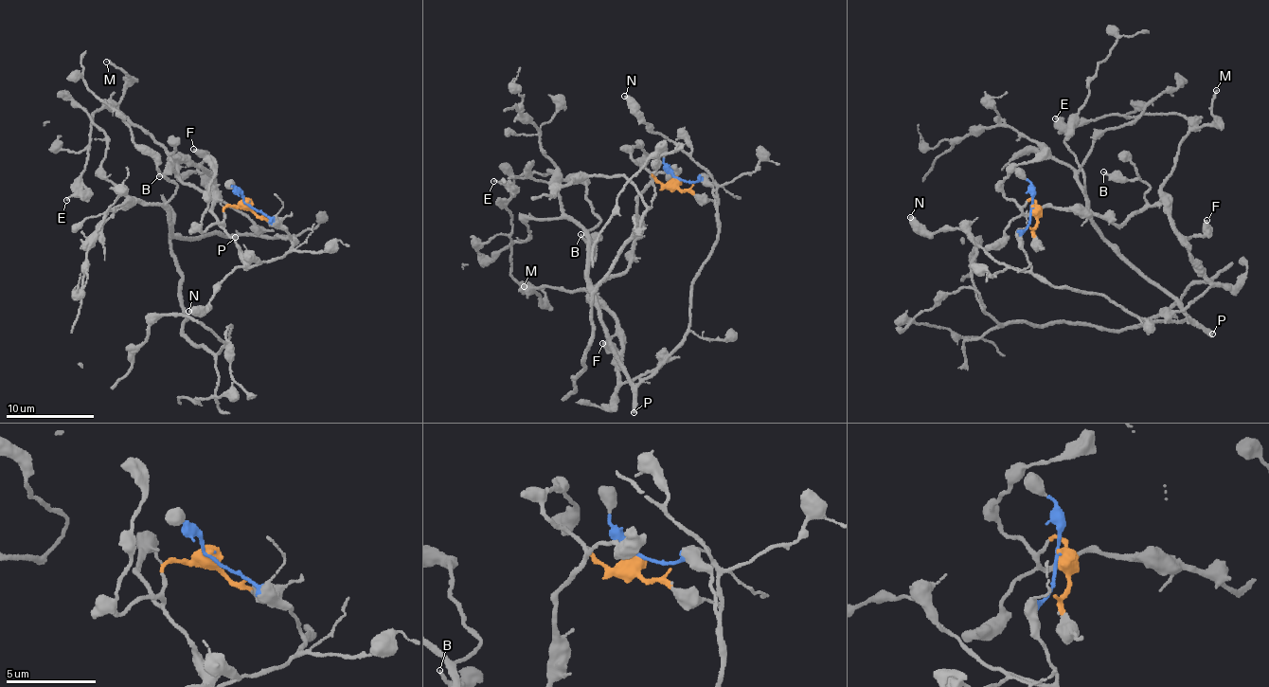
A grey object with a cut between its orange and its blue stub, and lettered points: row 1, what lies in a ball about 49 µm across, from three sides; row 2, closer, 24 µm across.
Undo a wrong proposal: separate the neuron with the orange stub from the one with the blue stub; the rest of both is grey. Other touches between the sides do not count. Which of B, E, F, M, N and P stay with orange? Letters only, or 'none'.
B, E, F, M

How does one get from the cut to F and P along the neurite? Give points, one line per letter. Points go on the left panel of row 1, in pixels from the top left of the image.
F: (247, 204), (223, 211), (221, 225), (211, 212), (215, 191), (179, 174), (180, 162), (206, 171), (193, 148)
P: (247, 205), (262, 211), (292, 242), (295, 242), (293, 236), (235, 237)

